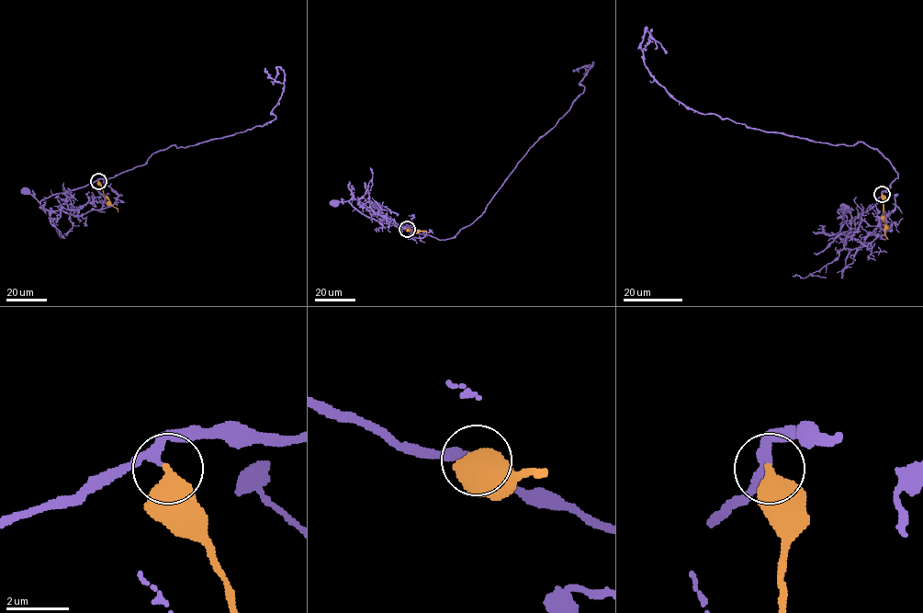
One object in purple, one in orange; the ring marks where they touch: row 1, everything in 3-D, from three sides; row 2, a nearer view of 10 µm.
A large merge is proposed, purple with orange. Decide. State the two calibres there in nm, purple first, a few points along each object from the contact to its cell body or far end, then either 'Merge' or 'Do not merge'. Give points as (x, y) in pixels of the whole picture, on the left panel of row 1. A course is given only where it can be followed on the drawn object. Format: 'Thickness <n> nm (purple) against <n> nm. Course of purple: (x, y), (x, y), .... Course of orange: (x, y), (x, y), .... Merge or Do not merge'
Thickness 260 nm (purple) against 600 nm. Course of purple: (98, 181), (39, 201), (26, 190). Course of orange: (98, 181), (104, 195), (118, 211). Do not merge

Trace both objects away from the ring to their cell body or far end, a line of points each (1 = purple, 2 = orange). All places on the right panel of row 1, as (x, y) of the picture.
1: (882, 194), (873, 207), (841, 224), (842, 213), (847, 210), (844, 208)
2: (882, 194), (884, 234), (888, 239)

